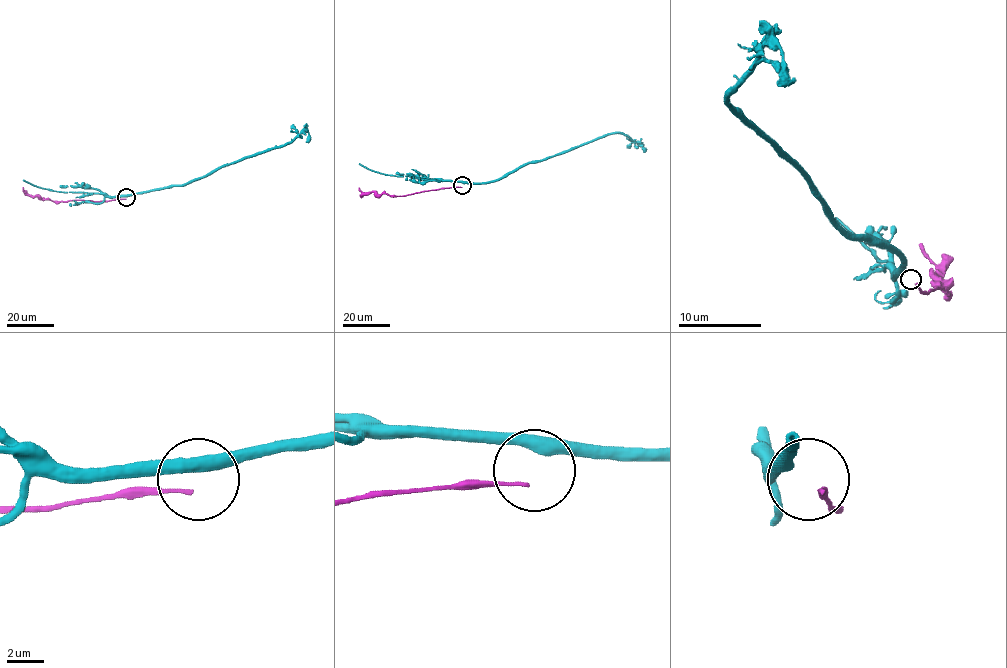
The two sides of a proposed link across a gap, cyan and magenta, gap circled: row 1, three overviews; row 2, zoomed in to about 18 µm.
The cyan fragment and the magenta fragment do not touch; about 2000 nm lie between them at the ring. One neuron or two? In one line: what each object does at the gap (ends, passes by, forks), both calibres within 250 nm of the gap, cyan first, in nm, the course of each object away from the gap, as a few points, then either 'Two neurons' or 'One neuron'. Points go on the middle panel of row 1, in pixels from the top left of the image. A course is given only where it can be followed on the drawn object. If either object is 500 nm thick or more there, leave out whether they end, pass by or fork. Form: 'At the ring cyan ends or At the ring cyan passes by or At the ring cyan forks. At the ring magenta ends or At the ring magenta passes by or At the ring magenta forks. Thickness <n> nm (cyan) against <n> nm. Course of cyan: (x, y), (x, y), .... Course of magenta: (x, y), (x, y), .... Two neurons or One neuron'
Thickness 500 nm (cyan) against 200 nm. Course of cyan: (463, 183), (500, 180), (527, 164), (611, 133), (626, 135), (642, 148). Course of magenta: (462, 187), (405, 196), (362, 192), (358, 188). Two neurons

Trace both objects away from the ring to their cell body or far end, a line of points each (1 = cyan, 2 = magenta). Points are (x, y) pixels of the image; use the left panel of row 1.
1: (127, 196), (183, 186), (222, 167), (290, 143), (304, 130), (308, 134), (306, 142)
2: (126, 199), (53, 201), (29, 196), (22, 187)

